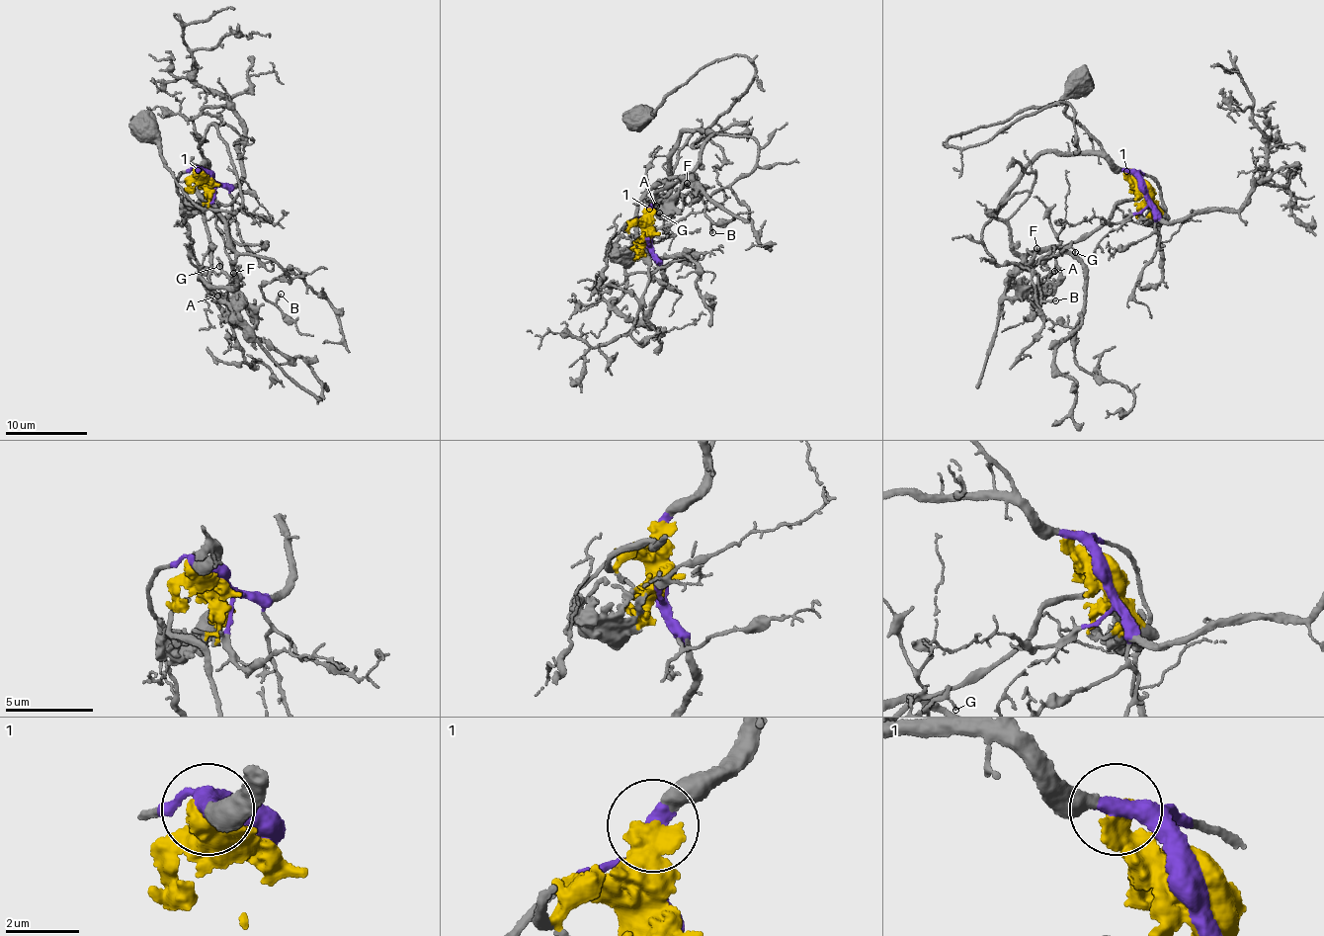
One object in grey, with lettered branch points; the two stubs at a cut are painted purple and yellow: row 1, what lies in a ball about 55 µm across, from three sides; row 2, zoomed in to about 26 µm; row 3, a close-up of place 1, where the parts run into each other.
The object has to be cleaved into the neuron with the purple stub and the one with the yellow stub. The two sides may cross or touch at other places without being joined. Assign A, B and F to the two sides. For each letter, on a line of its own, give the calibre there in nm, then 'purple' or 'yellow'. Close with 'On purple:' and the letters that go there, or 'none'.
A: 170 nm | yellow
B: 190 nm | purple
F: 150 nm | yellow
On purple: B

